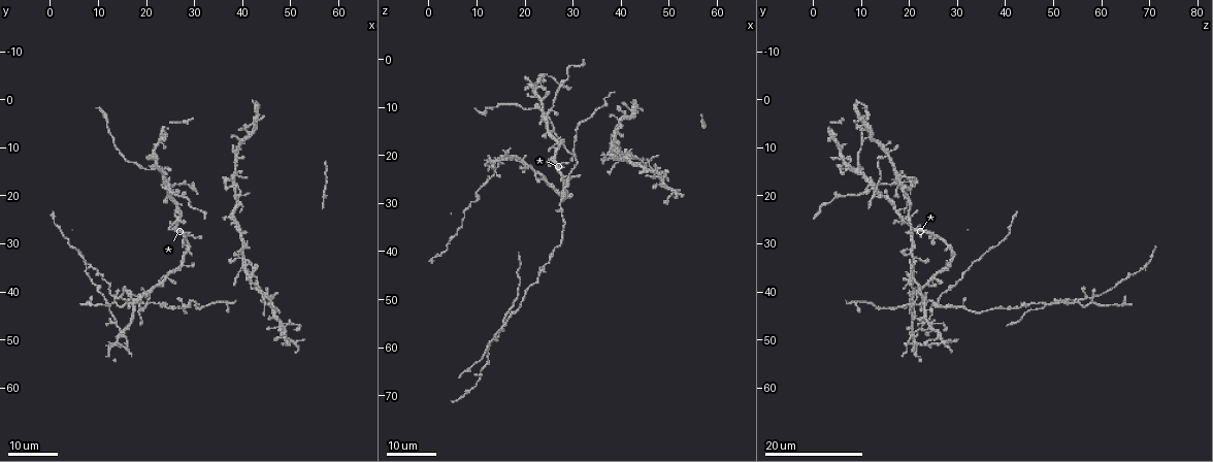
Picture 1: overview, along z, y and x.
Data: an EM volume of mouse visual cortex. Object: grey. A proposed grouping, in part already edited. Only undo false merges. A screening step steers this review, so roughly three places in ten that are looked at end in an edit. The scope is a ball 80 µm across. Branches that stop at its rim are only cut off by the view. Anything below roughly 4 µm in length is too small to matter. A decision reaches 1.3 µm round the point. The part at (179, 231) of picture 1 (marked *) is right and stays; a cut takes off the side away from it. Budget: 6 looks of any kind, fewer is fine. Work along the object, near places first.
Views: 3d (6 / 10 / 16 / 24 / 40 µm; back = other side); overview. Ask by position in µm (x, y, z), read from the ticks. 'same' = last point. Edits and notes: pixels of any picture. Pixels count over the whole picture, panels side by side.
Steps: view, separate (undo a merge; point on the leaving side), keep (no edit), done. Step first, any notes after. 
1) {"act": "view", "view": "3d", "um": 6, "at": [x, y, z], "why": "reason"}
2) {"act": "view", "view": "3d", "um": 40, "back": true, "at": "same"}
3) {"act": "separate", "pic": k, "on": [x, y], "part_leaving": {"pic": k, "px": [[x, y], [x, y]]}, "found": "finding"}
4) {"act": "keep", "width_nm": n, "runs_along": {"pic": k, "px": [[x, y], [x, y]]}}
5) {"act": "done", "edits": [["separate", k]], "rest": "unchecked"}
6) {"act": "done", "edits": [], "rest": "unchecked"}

{"act": "view", "view": "3d", "um": 24, "at": [24.0, 37.0, 25.0], "why": "four arms meet"}

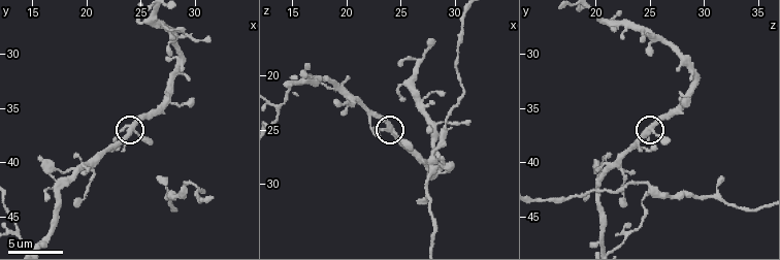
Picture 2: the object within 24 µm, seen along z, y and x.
{"act": "view", "view": "3d", "um": 10, "at": [24.0, 37.2, 25.0]}

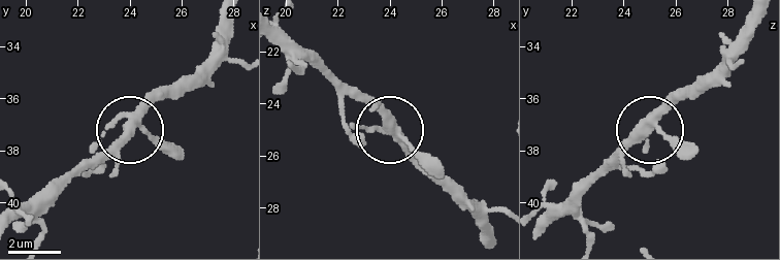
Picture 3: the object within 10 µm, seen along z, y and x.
{"act": "keep", "found": "continuous, no second neuron"}

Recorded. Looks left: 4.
{"act": "view", "view": "3d", "um": 6, "at": [29.2, 41.8, 24.4]}

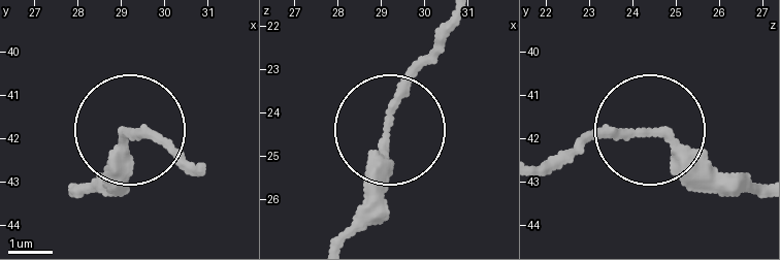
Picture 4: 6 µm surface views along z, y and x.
{"act": "view", "view": "3d", "um": 6, "back": true, "at": [29.05, 41.85, 24.65], "why": "from behind"}

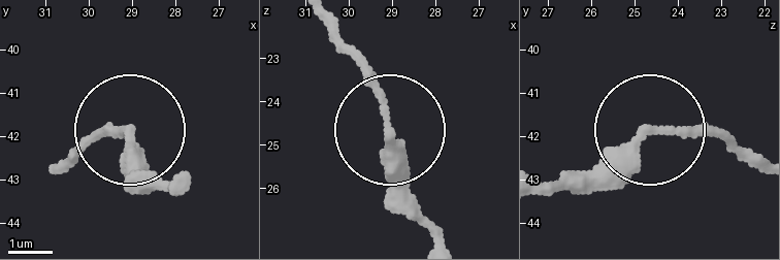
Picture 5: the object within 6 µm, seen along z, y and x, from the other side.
{"act": "keep", "found": "continuous, no second neuron"}

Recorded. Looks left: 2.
{"act": "view", "view": "3d", "um": 24, "at": [41.5, 37.0, 20.5], "why": "four or more arms meet"}

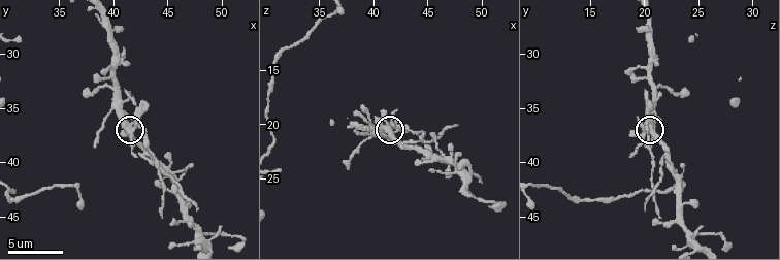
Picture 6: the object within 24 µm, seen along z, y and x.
{"act": "view", "view": "3d", "um": 10, "at": [41.6, 37.4, 20.8], "why": "closer look"}

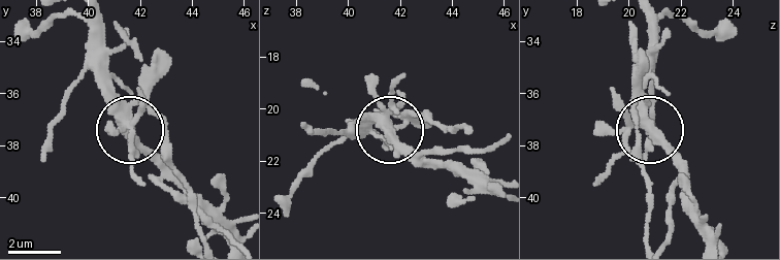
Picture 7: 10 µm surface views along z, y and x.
{"act": "keep", "found": "continuous, no second neuron"}

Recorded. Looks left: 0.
{"act": "done", "edits": [], "rest": "unchecked"}

